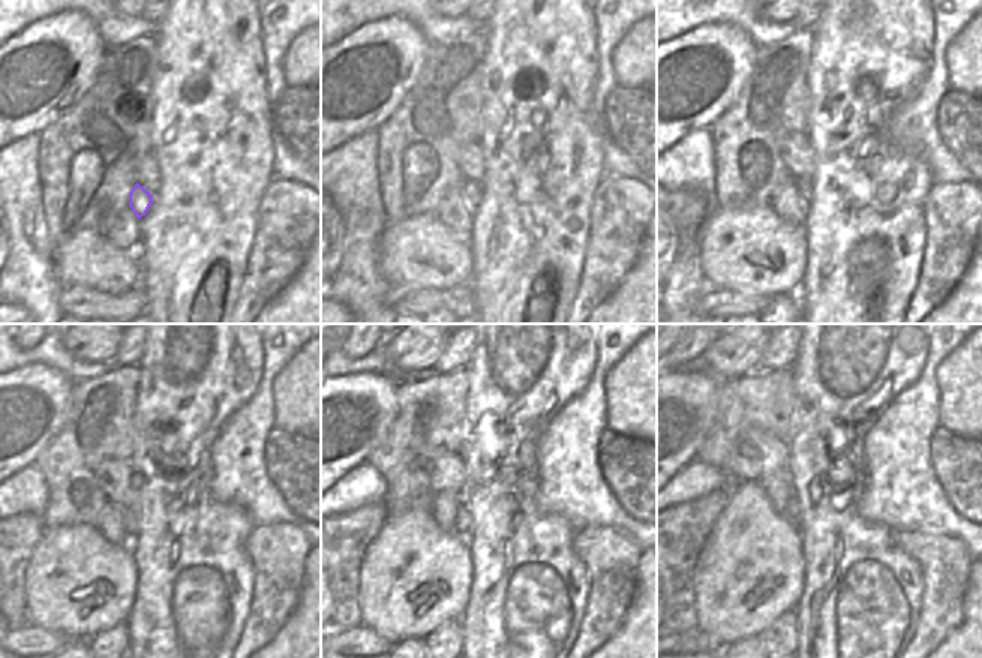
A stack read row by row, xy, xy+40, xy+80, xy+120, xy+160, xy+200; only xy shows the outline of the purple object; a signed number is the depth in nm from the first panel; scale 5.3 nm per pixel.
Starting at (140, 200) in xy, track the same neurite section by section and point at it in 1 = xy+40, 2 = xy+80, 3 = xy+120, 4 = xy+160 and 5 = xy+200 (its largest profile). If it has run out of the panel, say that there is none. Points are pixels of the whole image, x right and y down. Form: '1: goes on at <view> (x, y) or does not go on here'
1: goes on at xy+40 (471, 192)
2: goes on at xy+80 (804, 185)
3: goes on at xy+120 (129, 517)
4: goes on at xy+160 (464, 517)
5: goes on at xy+200 (792, 514)

